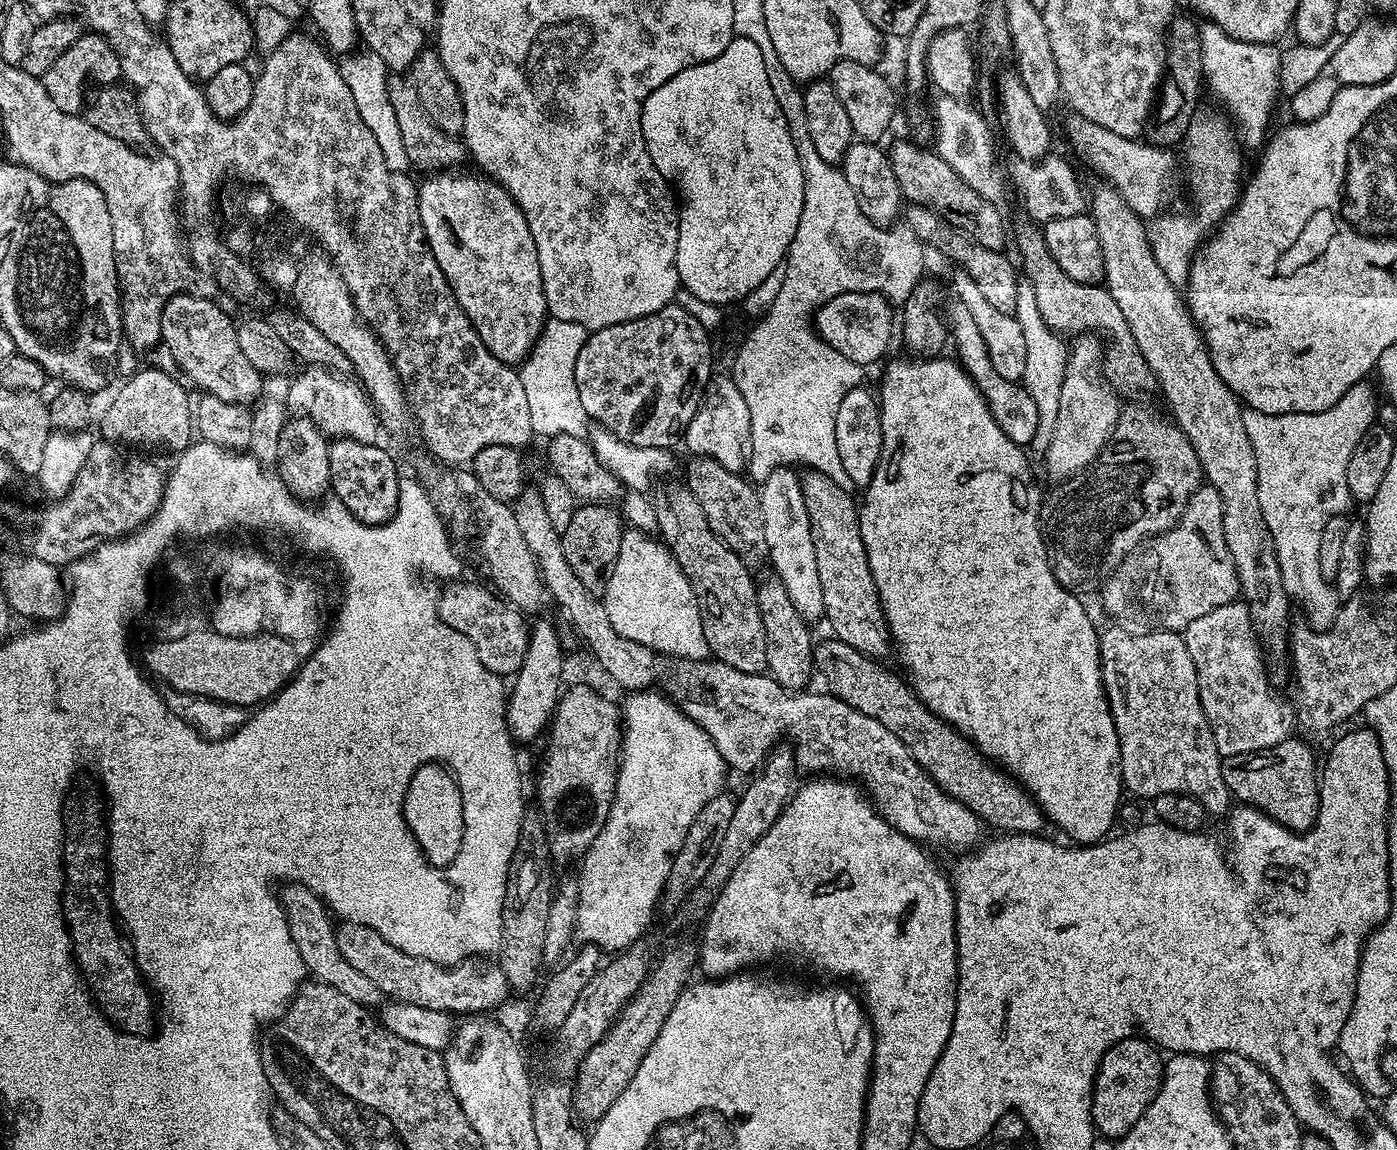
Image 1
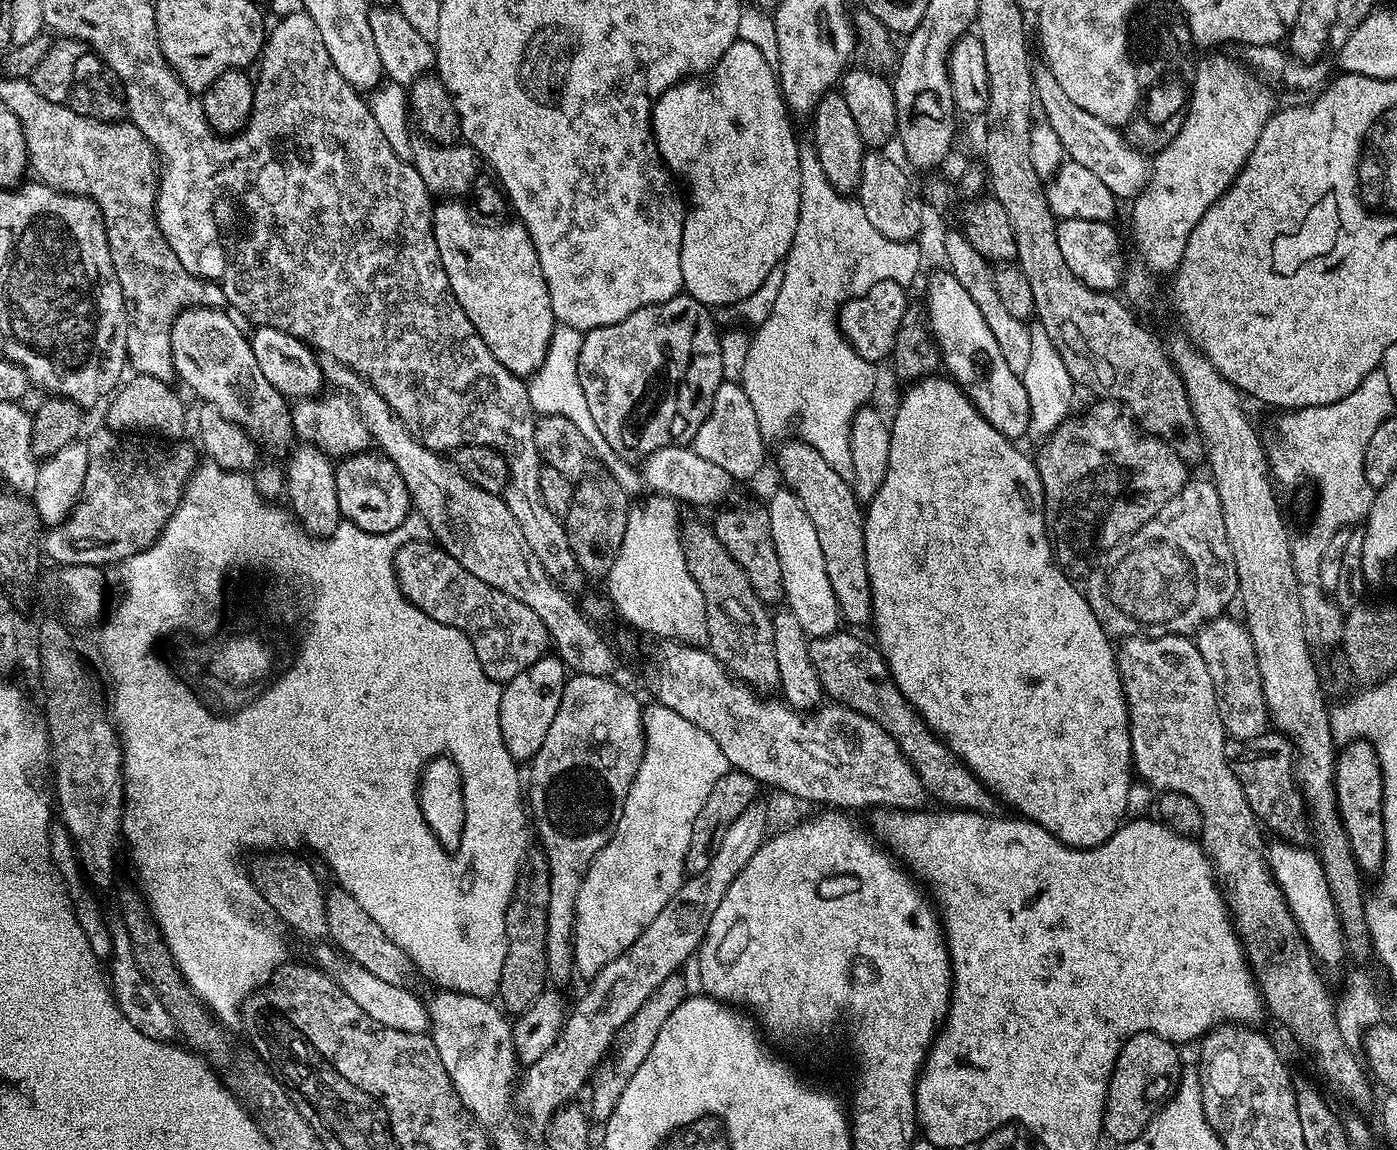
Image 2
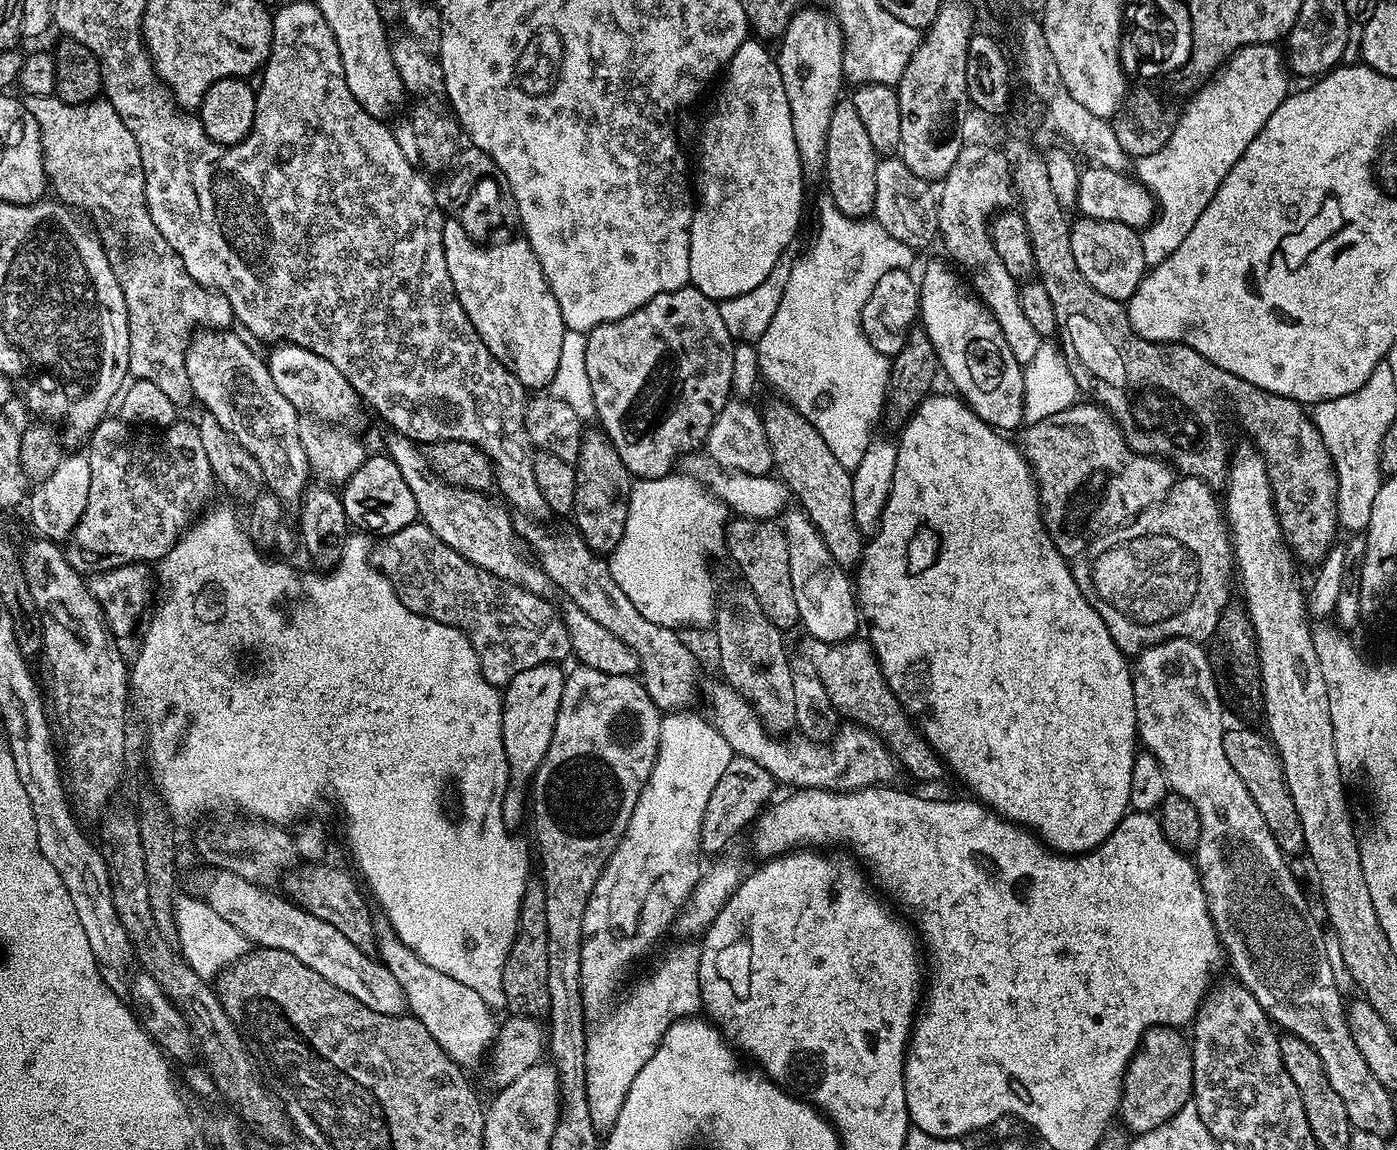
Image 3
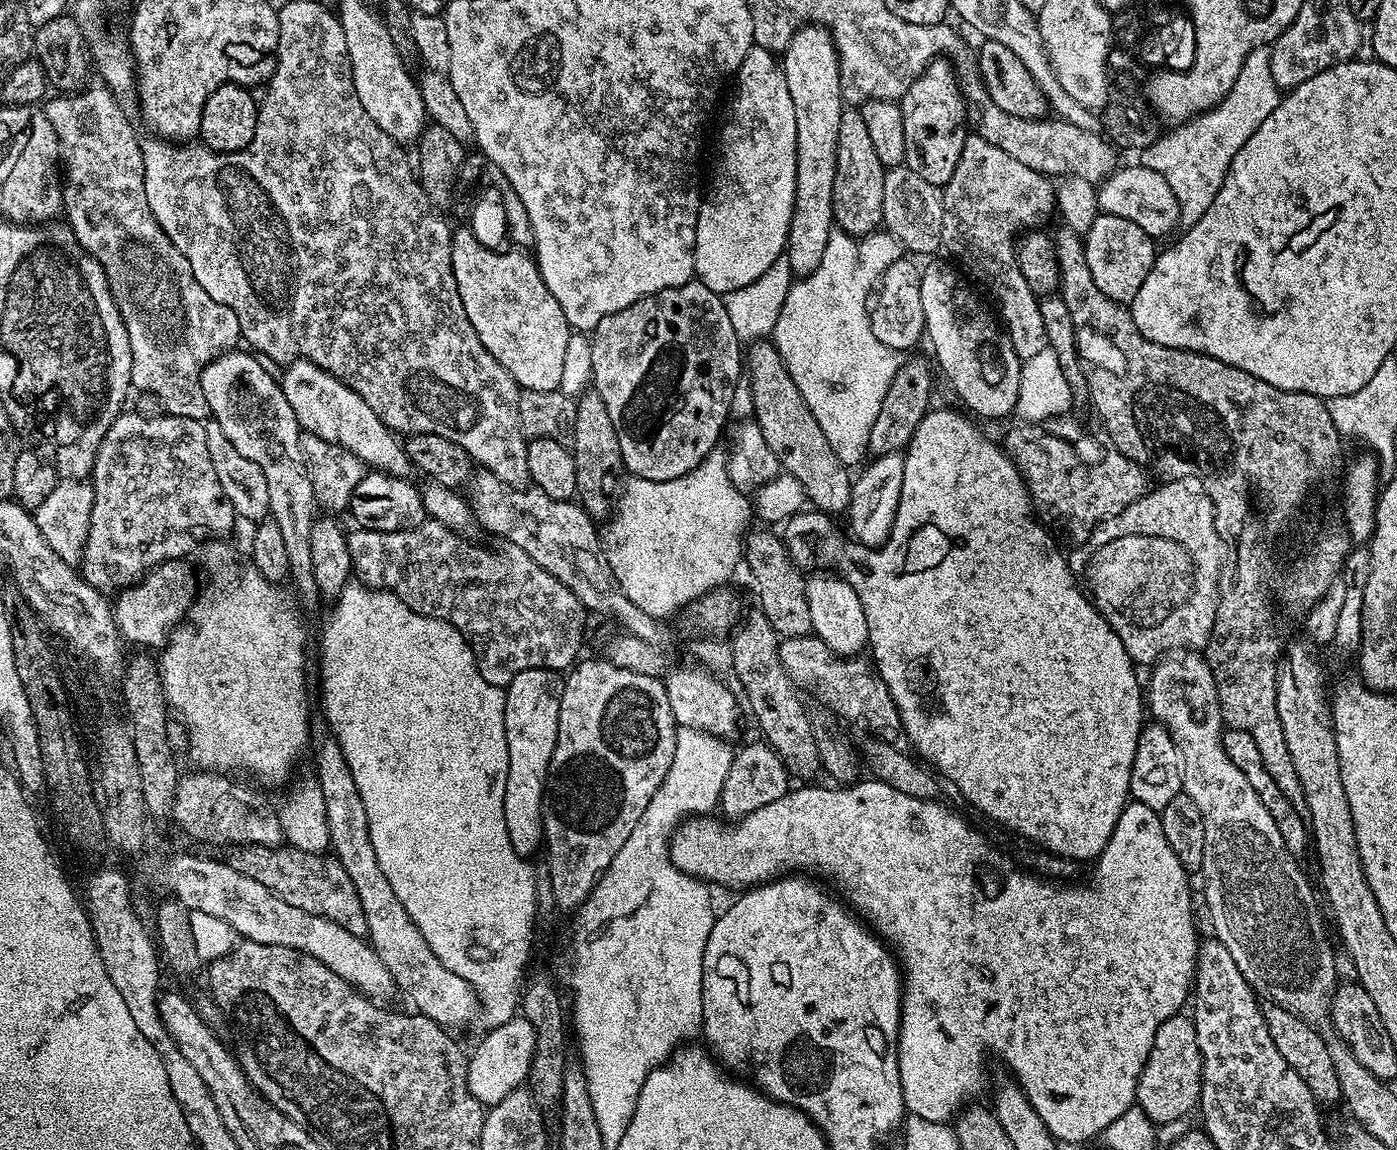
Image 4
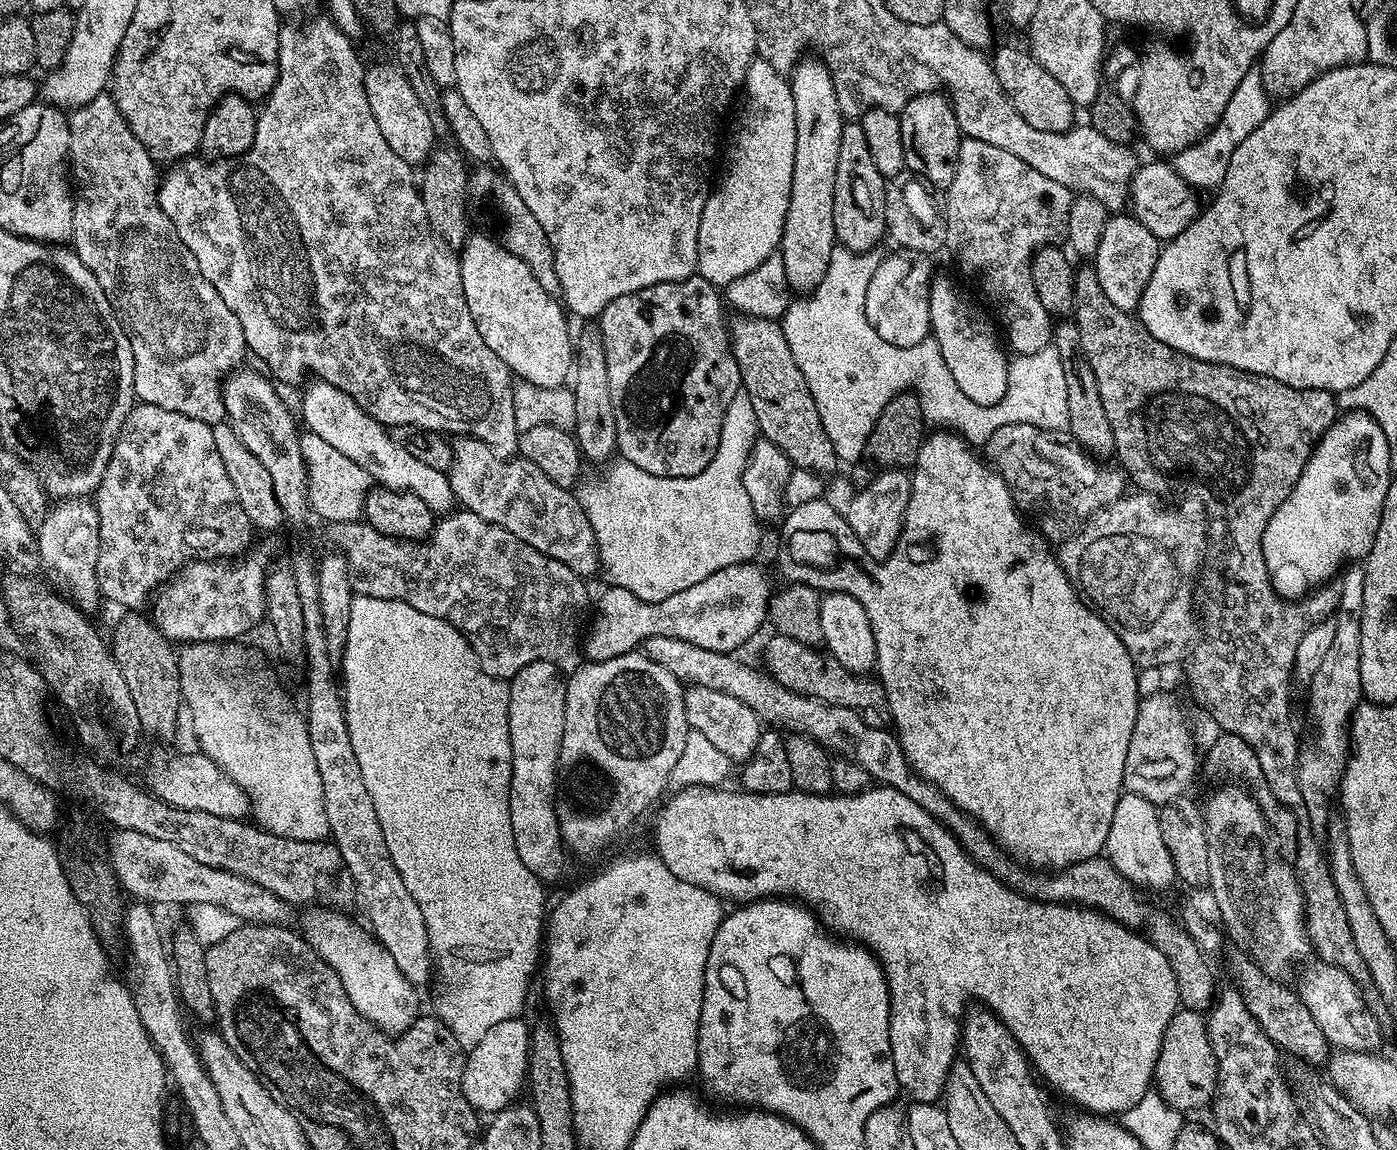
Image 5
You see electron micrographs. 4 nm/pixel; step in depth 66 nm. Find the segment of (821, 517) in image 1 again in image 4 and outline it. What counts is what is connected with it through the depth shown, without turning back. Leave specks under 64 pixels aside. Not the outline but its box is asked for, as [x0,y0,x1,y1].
[746,338,854,514]

